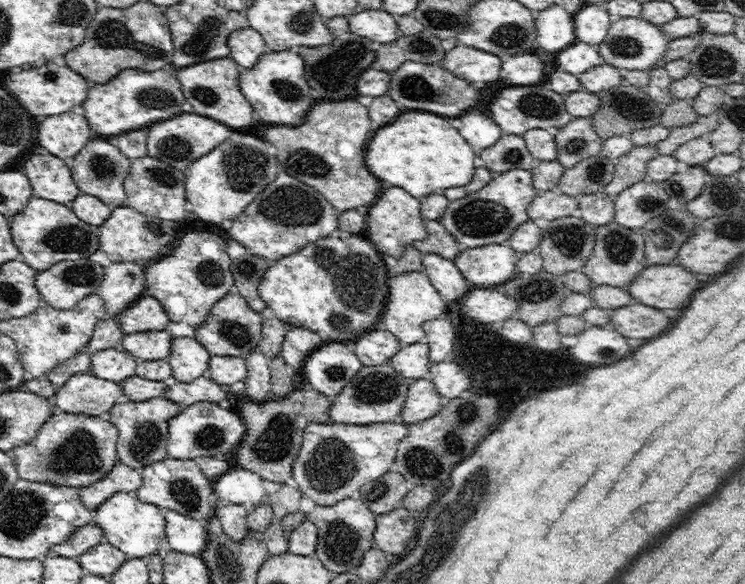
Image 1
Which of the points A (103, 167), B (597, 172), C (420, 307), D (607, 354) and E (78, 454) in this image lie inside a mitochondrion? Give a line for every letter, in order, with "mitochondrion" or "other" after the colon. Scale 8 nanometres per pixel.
A: mitochondrion
B: mitochondrion
C: other
D: other
E: mitochondrion

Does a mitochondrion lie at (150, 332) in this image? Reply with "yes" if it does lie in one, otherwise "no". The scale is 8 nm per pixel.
no

